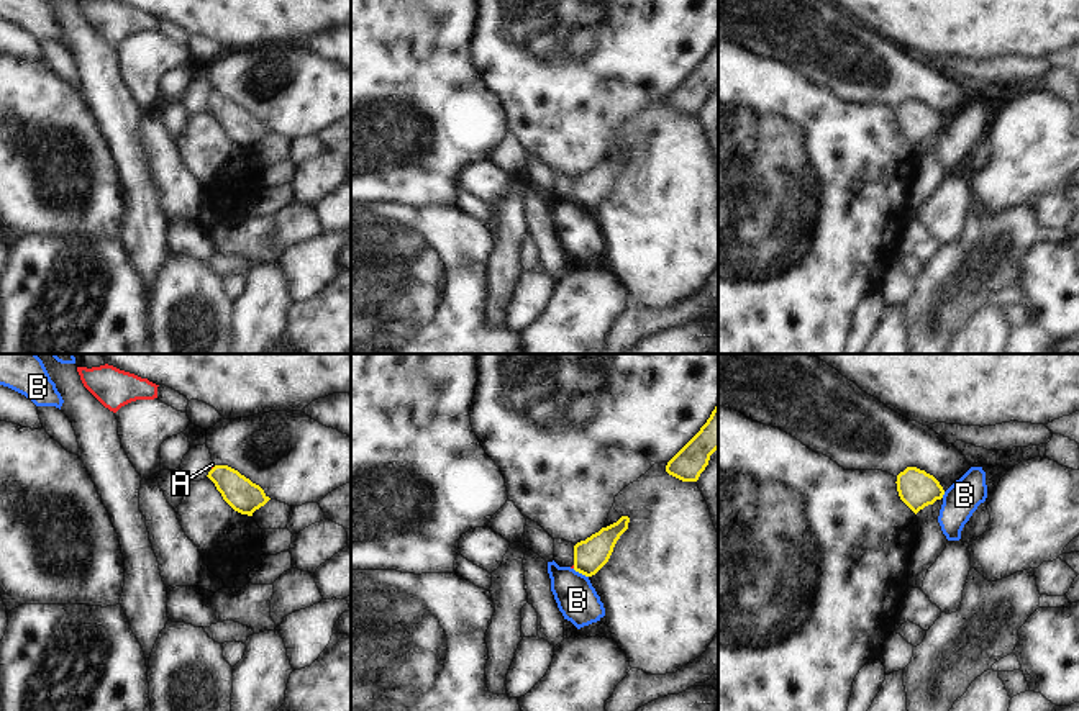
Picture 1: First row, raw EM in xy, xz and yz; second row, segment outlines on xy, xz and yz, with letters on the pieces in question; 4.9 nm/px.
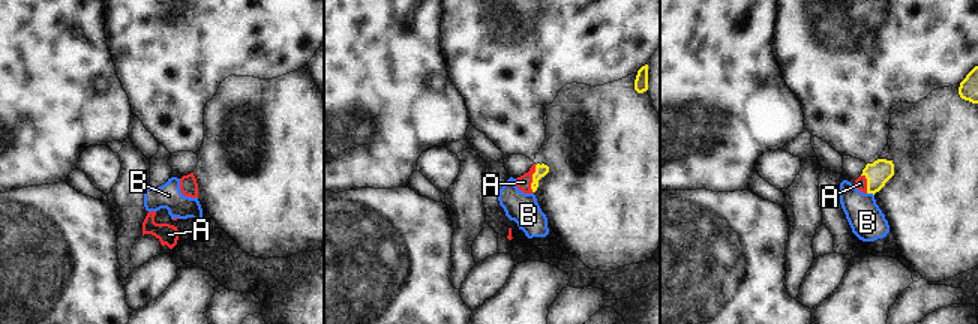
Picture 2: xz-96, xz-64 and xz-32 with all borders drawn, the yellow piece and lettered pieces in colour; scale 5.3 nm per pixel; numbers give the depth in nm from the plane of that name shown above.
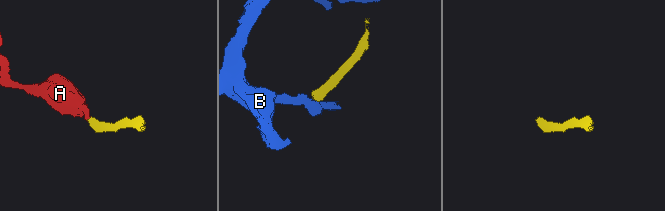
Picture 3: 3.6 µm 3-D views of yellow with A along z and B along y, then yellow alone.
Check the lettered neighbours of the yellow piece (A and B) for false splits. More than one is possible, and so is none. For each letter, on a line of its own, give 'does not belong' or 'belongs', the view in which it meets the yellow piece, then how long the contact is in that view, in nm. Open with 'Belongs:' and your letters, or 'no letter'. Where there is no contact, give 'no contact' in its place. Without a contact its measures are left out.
Belongs: A
A: belongs; meets yellow in xy; contact 30 nm long
B: does not belong; meets yellow in xz; contact 90 nm long

